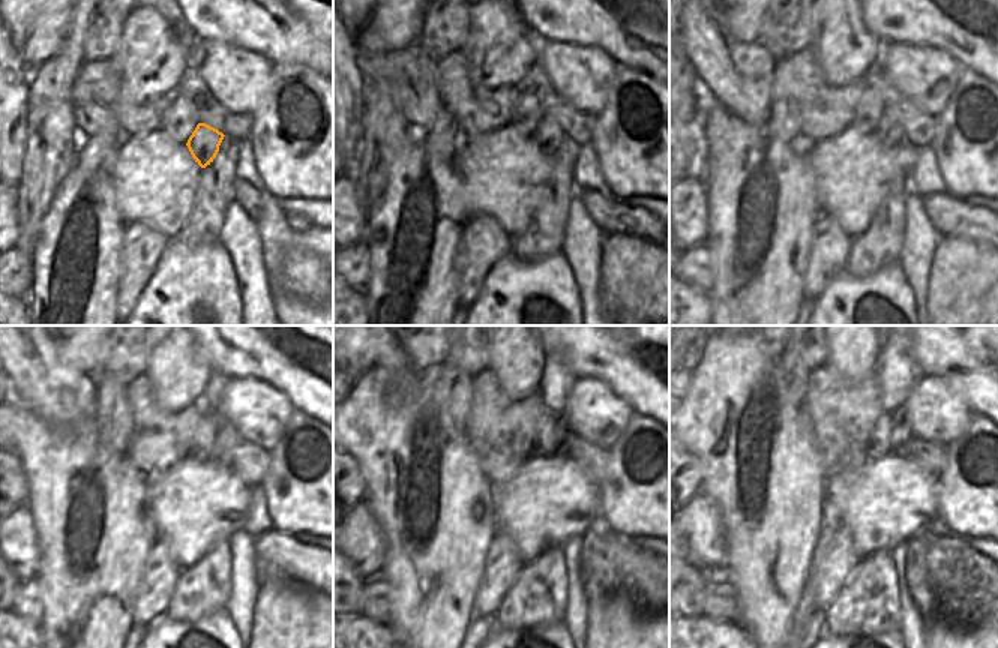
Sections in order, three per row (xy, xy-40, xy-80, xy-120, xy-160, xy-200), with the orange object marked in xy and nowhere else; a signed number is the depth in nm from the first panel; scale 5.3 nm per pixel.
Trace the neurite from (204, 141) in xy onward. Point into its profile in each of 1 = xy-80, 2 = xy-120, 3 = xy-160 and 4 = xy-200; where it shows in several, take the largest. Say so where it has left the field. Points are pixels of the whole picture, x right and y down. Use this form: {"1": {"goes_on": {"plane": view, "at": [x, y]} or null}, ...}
{"1": {"goes_on": {"plane": "xy-80", "at": [889, 129]}}, "2": {"goes_on": {"plane": "xy-120", "at": [227, 435]}}, "3": {"goes_on": {"plane": "xy-160", "at": [563, 437]}}, "4": {"goes_on": {"plane": "xy-200", "at": [901, 432]}}}

